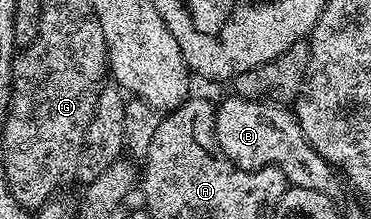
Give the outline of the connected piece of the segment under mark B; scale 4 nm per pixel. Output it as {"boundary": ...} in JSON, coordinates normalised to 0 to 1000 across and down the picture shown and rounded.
{"boundary":[[[620,443],[588,475],[580,516],[585,644],[617,735],[650,772],[690,781],[706,763],[744,763],[768,790],[776,840],[811,863],[854,863],[895,909],[922,913],[925,872],[914,858],[916,813],[906,767],[881,744],[833,662],[811,571],[795,548],[792,502],[736,470],[685,470],[642,443]]]}

